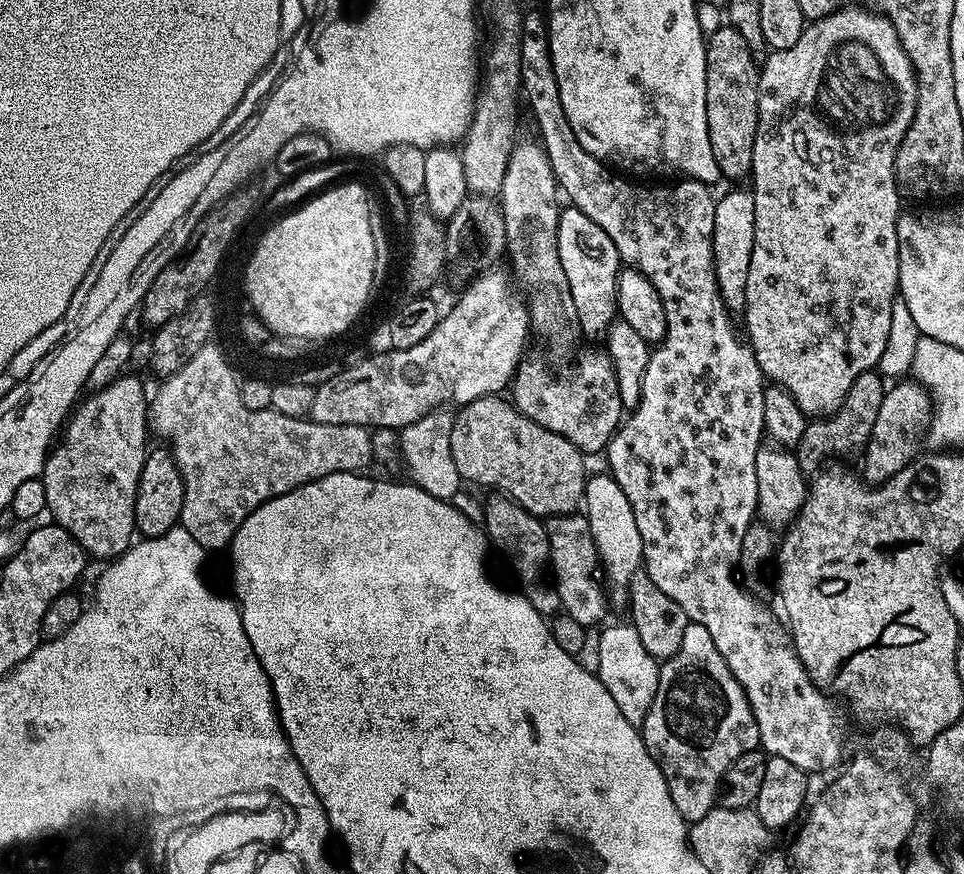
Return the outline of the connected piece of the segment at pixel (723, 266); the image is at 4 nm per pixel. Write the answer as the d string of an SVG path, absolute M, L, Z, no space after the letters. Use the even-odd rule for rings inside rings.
M736 186L733 192L716 200L714 210L714 270L720 282L720 290L728 311L740 314L744 311L746 278L750 275L750 254L754 254L754 198L747 187Z

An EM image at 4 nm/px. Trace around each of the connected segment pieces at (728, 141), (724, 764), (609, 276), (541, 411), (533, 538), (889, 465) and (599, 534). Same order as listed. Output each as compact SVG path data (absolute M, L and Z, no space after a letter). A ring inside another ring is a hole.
M721 26L707 33L706 43L706 126L710 130L710 146L721 177L740 182L752 171L754 138L758 130L758 94L760 68L752 58L754 50L731 26Z
M689 622L686 634L682 634L682 646L678 646L676 653L660 664L658 694L654 694L650 714L646 714L644 719L642 735L666 778L666 786L670 790L670 798L674 798L674 806L678 806L678 814L689 822L706 818L706 814L717 807L724 775L732 763L743 752L755 752L760 748L760 735L750 702L734 674L730 674L730 666L726 666L722 654L718 654L718 646L714 644L714 638L710 638L706 626Z
M568 206L561 211L558 222L558 258L562 262L562 271L566 274L566 282L570 282L570 298L574 298L574 310L576 311L576 323L579 331L588 336L603 337L607 333L612 321L617 319L616 310L616 278L620 275L622 261L614 242L610 242L610 234L586 218L582 210Z
M604 350L582 353L576 365L561 376L542 357L525 355L512 375L510 399L526 418L574 442L585 454L603 453L626 416L622 394L618 394L618 374Z
M492 494L489 496L492 497L484 504L484 524L482 520L482 528L490 541L491 547L495 551L497 548L498 551L505 552L508 555L508 564L516 571L516 580L521 584L517 585L522 589L525 598L530 602L530 606L534 606L534 610L538 610L546 618L556 616L561 611L558 590L551 579L544 580L544 572L546 576L546 569L550 564L548 558L550 542L544 529L545 521L539 516L531 516L521 504L514 503L509 496L503 494Z
M910 378L897 381L885 391L882 407L874 420L874 429L862 452L863 479L873 485L889 480L915 457L916 442L925 435L932 417L932 400L927 389Z
M610 474L604 476L589 475L584 481L583 507L590 522L590 534L594 534L594 544L599 563L602 565L603 575L608 575L607 583L613 584L616 589L611 589L610 604L613 609L628 607L628 584L634 579L635 568L638 562L643 561L642 534L638 534L638 522L634 522L634 510L622 494L622 486Z

